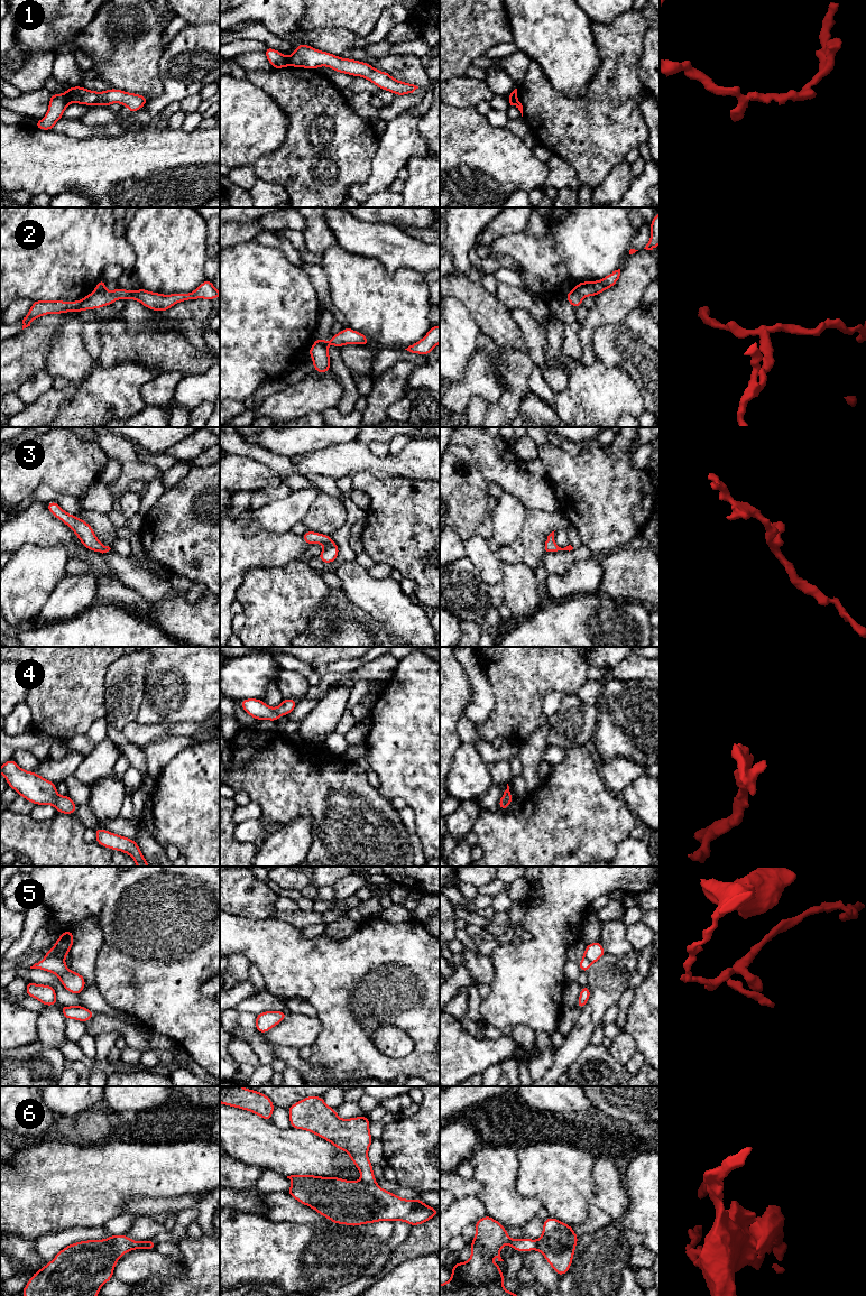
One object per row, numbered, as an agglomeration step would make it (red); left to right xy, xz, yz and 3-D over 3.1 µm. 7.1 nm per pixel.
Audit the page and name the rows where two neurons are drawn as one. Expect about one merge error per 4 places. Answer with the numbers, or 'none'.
1, 2, 5, 6

